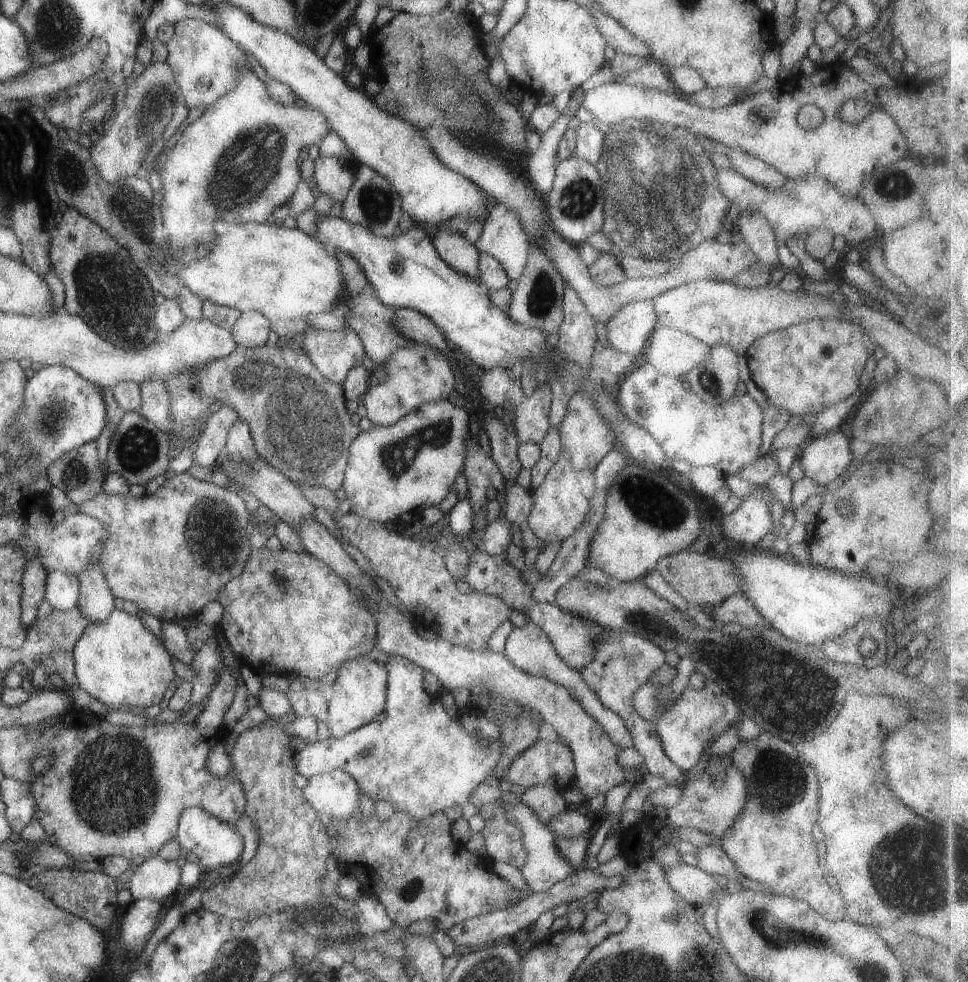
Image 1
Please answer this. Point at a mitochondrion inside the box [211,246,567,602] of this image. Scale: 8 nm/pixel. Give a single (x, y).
(299, 418)

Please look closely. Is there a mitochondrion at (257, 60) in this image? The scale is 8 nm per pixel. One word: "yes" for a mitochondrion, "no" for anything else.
no

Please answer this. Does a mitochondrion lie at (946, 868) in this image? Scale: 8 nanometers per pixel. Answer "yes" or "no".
yes

